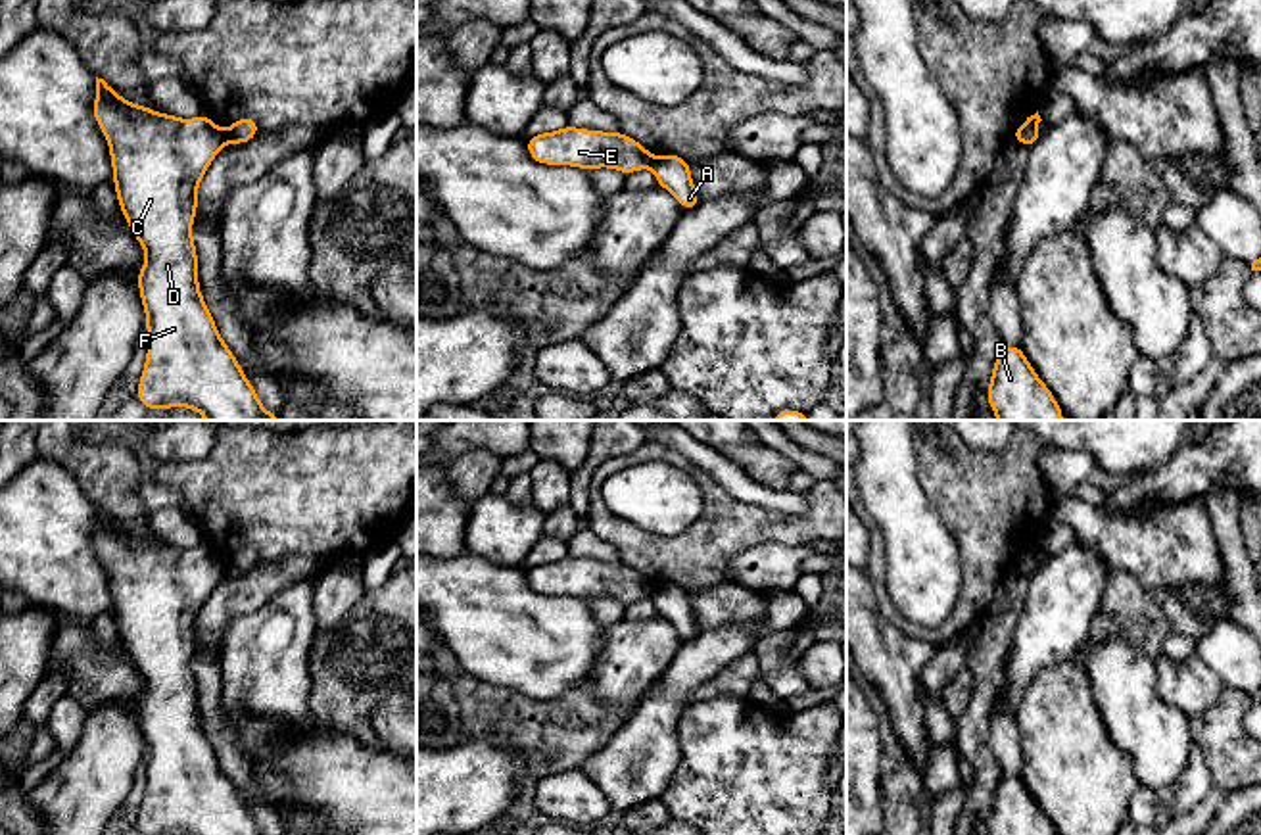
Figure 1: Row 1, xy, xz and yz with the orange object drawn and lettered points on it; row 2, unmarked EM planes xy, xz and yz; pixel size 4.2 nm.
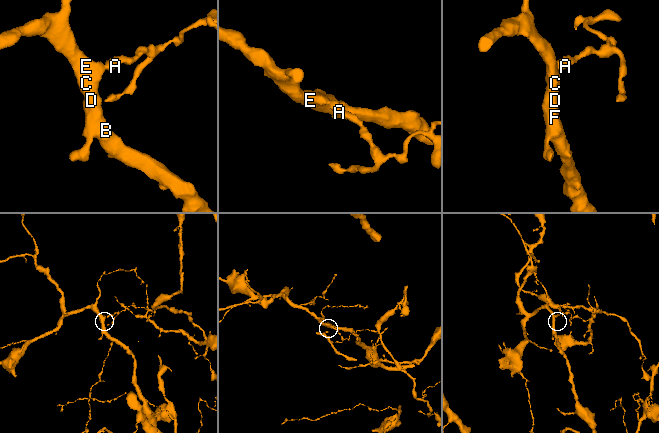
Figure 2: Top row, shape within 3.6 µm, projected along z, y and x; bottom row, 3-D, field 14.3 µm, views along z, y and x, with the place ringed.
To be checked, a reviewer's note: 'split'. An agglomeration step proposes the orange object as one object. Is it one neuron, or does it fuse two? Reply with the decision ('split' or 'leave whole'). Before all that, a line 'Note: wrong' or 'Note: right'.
Note: right
split

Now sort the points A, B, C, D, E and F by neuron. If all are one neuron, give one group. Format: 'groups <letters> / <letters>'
groups A / B C D E F

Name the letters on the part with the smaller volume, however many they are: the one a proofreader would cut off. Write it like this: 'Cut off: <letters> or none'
Cut off: A

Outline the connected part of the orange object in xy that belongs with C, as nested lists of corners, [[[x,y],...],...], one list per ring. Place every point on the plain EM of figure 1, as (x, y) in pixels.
[[[98,507],[92,543],[109,576],[121,643],[146,683],[136,712],[146,745],[148,785],[136,829],[144,835],[263,835],[221,768],[198,712],[192,664],[198,618],[226,574],[225,561],[209,545],[180,549],[132,534]]]

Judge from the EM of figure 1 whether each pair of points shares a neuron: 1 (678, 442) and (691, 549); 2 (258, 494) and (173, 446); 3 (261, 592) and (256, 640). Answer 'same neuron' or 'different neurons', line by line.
1: different neurons
2: different neurons
3: different neurons

